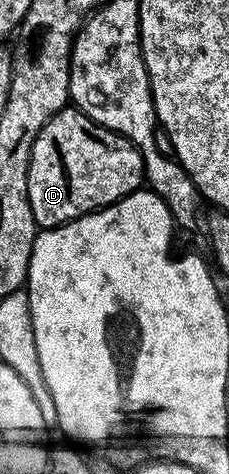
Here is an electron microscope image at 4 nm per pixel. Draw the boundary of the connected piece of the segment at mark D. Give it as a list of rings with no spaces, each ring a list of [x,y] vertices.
[[[79,109],[61,110],[41,129],[31,148],[27,196],[33,219],[41,228],[61,226],[64,222],[73,222],[84,214],[92,214],[102,206],[111,206],[120,198],[142,189],[144,172],[145,163],[141,161],[141,153],[122,134],[116,134],[114,130],[108,130],[106,126],[92,122]]]

